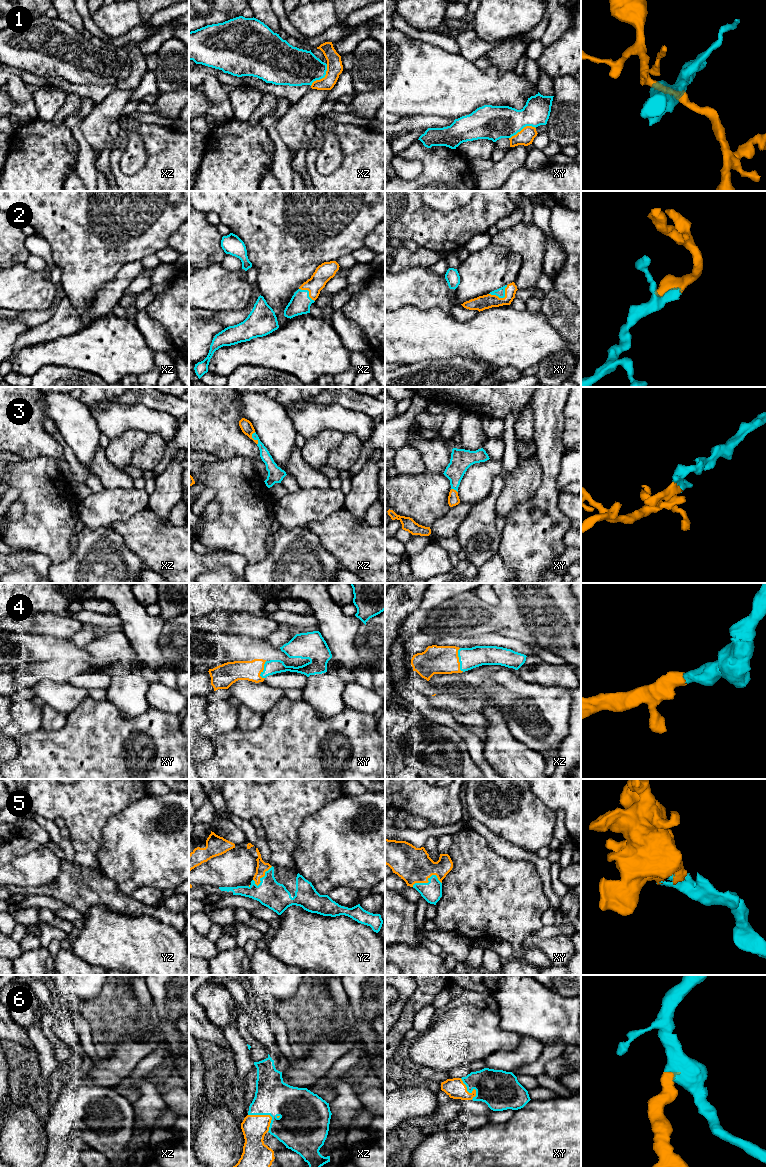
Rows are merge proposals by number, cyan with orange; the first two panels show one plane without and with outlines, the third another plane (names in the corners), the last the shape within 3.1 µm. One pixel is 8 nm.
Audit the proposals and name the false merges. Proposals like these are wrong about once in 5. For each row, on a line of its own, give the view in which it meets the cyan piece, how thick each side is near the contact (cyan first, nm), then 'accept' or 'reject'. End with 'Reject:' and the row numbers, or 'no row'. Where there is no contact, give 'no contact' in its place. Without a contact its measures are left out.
1: meets cyan in xz; 300 nm thick on the cyan side, 130 nm on the other; reject
2: meets cyan in xy; 70 nm thick on the cyan side, 120 nm on the other; accept
3: meets cyan in xz; 80 nm thick on the cyan side, 100 nm on the other; accept
4: meets cyan in xz; 170 nm thick on the cyan side, 220 nm on the other; accept
5: meets cyan in xy; 160 nm thick on the cyan side, 280 nm on the other; accept
6: meets cyan in xz; 300 nm thick on the cyan side, 200 nm on the other; accept
Reject: 1

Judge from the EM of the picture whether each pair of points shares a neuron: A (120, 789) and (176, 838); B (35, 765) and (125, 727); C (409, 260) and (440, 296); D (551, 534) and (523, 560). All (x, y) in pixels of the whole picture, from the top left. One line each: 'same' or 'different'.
A: different
B: same
C: different
D: same

